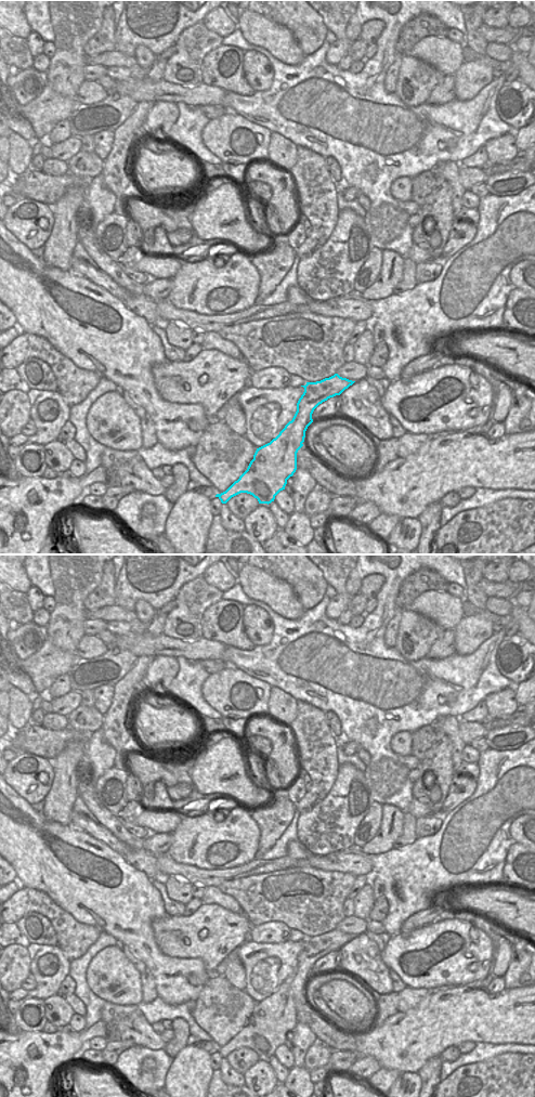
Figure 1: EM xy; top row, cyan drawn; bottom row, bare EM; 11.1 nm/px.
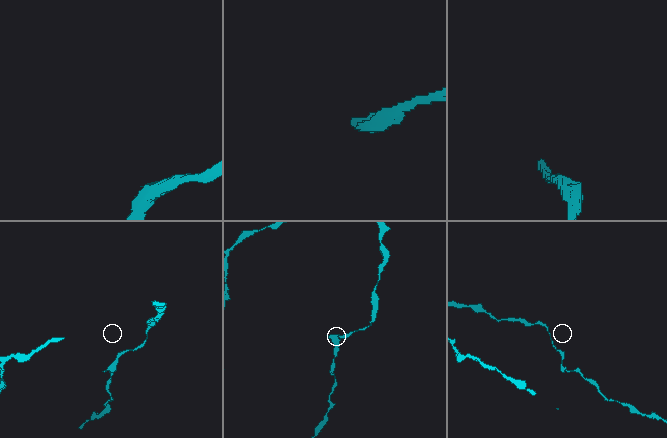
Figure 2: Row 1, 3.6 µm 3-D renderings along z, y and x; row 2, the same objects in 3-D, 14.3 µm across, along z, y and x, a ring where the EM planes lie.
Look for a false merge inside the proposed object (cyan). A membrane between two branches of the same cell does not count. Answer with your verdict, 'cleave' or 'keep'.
keep

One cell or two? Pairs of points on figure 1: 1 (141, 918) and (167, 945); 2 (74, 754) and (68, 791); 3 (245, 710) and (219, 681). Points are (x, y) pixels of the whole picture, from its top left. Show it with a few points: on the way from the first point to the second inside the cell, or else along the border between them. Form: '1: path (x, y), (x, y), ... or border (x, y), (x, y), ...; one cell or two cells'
1: border (166, 914), (151, 924), (156, 944), (164, 953); two cells
2: path (68, 762), (68, 782); one cell
3: path (240, 703), (226, 689); one cell

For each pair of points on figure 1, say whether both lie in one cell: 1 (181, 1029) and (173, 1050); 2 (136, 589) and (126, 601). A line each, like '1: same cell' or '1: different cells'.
1: same cell
2: same cell

